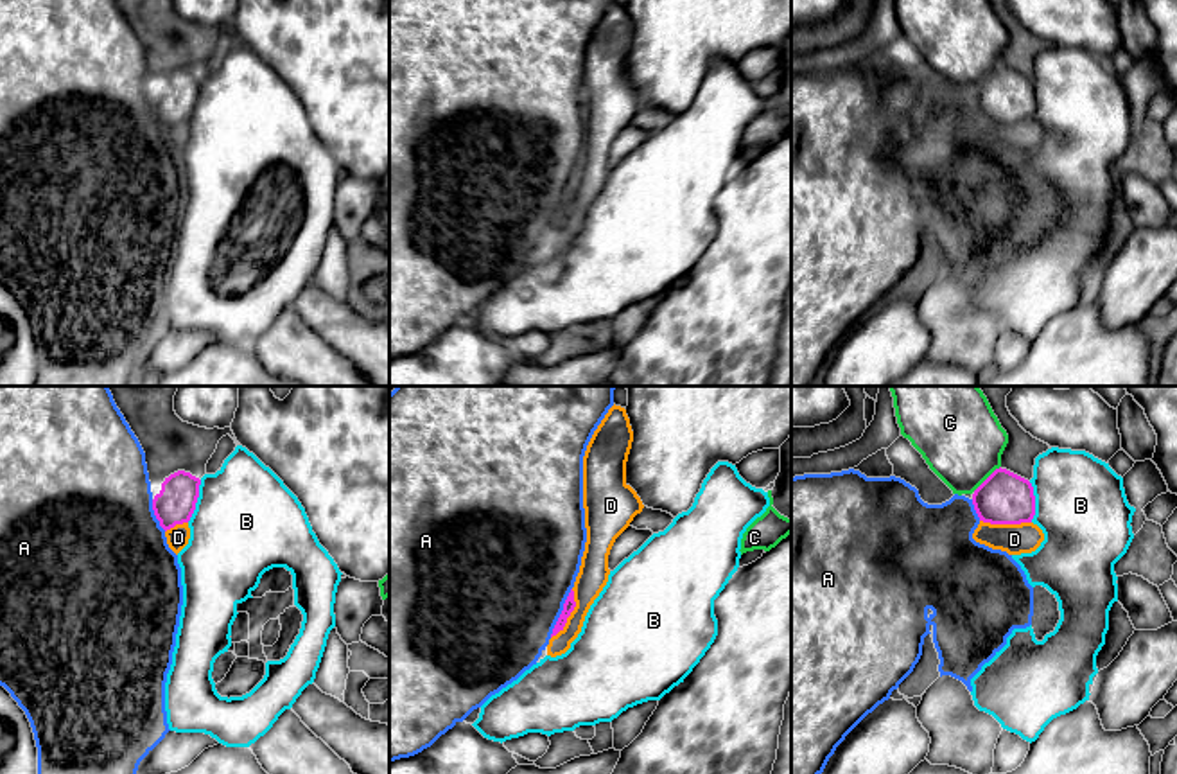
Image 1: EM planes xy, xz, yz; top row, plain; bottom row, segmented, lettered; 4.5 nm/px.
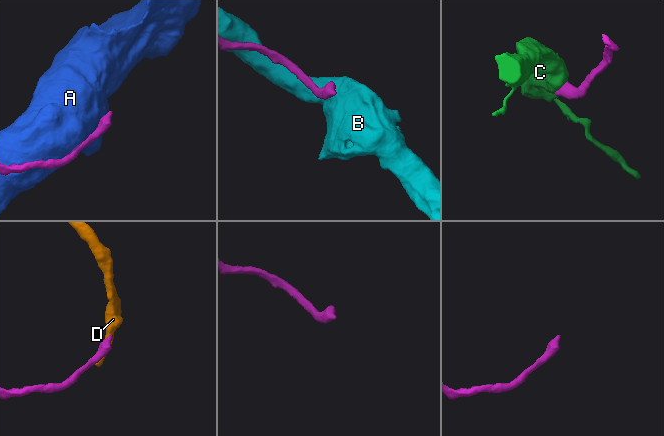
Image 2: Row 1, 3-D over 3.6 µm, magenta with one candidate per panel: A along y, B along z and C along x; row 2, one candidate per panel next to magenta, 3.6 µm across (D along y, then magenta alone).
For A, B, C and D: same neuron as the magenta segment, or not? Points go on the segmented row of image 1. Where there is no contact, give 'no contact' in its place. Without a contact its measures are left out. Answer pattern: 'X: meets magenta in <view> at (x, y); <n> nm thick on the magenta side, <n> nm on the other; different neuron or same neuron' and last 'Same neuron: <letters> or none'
A: meets magenta in xz at (562, 613); 50 nm thick on the magenta side, 480 nm on the other; different neuron
B: meets magenta in xy at (196, 501); 180 nm thick on the magenta side, 480 nm on the other; different neuron
C: meets magenta in yz at (987, 478); 240 nm thick on the magenta side, 380 nm on the other; different neuron
D: meets magenta in xz at (569, 615); 50 nm thick on the magenta side, 140 nm on the other; different neuron
Same neuron: none

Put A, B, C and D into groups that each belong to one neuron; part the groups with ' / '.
A / B / C / D

